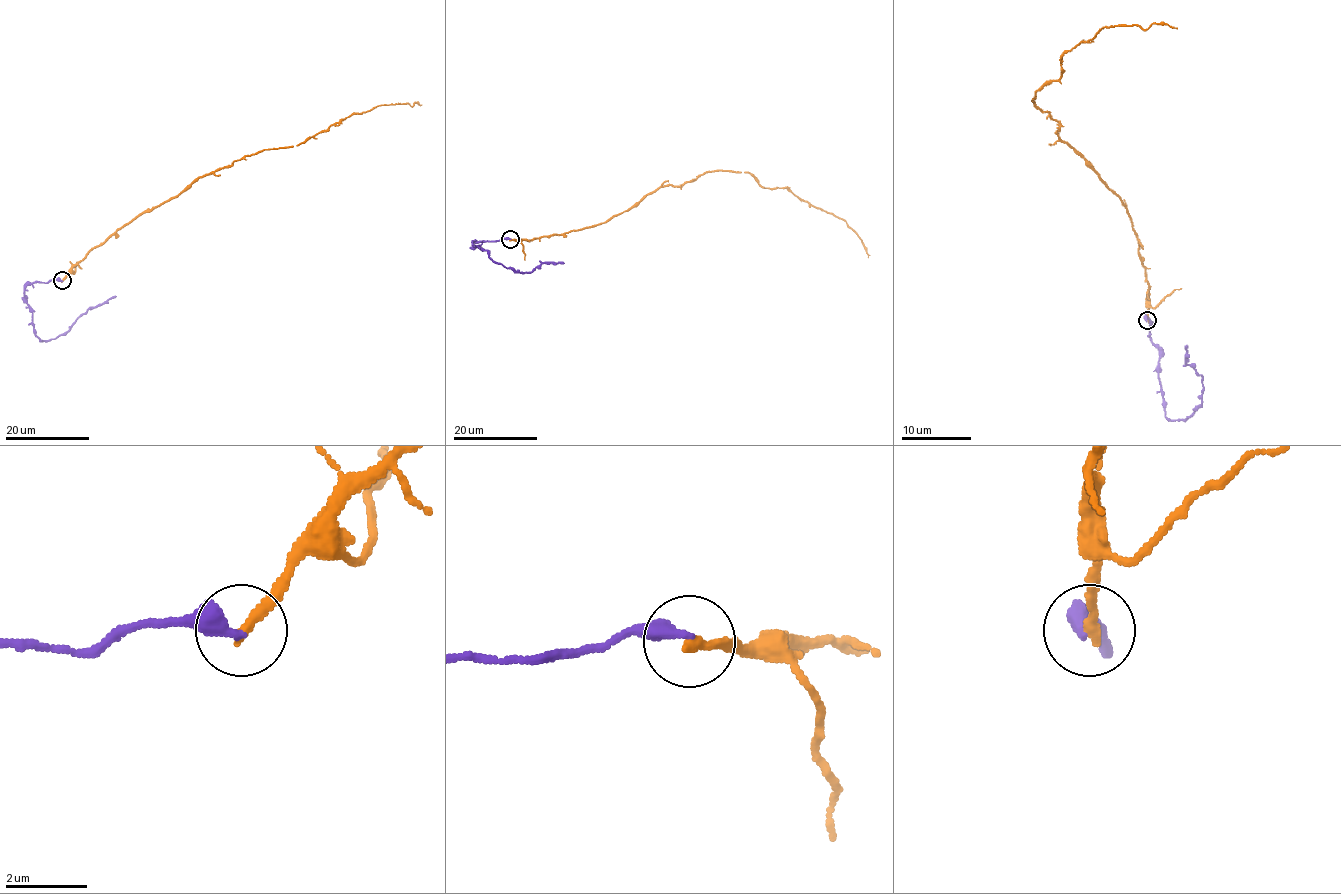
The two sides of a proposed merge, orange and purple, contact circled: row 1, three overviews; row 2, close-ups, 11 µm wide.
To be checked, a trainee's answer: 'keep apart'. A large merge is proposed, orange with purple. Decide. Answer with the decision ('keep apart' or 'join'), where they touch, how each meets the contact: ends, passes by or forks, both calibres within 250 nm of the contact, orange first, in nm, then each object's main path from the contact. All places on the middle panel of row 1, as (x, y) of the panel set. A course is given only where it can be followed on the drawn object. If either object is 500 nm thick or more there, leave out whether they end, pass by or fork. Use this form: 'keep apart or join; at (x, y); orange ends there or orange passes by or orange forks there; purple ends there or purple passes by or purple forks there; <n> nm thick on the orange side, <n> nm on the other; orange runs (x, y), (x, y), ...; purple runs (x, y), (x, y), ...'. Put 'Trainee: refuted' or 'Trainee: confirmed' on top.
Trainee: confirmed
keep apart; at (510, 239); orange ends there; purple ends there; 280 nm thick on the orange side, 380 nm on the other; orange runs (510, 240), (604, 223), (707, 172), (747, 172), (844, 221), (868, 257); purple runs (510, 239), (472, 241), (474, 247), (480, 246), (494, 262), (516, 272), (530, 272), (544, 263), (563, 263)

